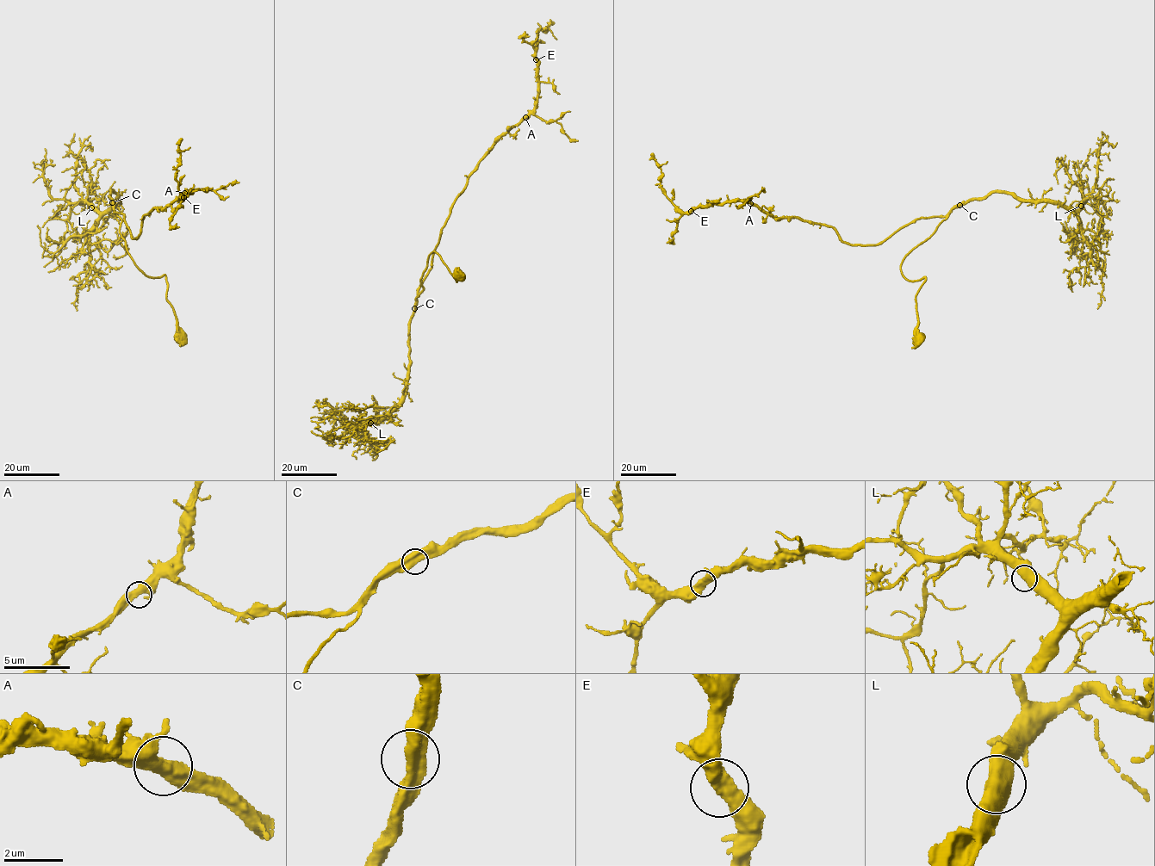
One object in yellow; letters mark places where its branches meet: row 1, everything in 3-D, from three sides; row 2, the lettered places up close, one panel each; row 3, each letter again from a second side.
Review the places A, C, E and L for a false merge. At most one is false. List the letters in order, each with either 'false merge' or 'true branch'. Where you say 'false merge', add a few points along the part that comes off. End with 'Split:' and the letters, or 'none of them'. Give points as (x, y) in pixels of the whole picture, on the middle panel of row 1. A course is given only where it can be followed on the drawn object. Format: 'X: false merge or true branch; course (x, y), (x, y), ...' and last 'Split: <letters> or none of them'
A: true branch
C: true branch
E: true branch
L: true branch
Split: none of them

